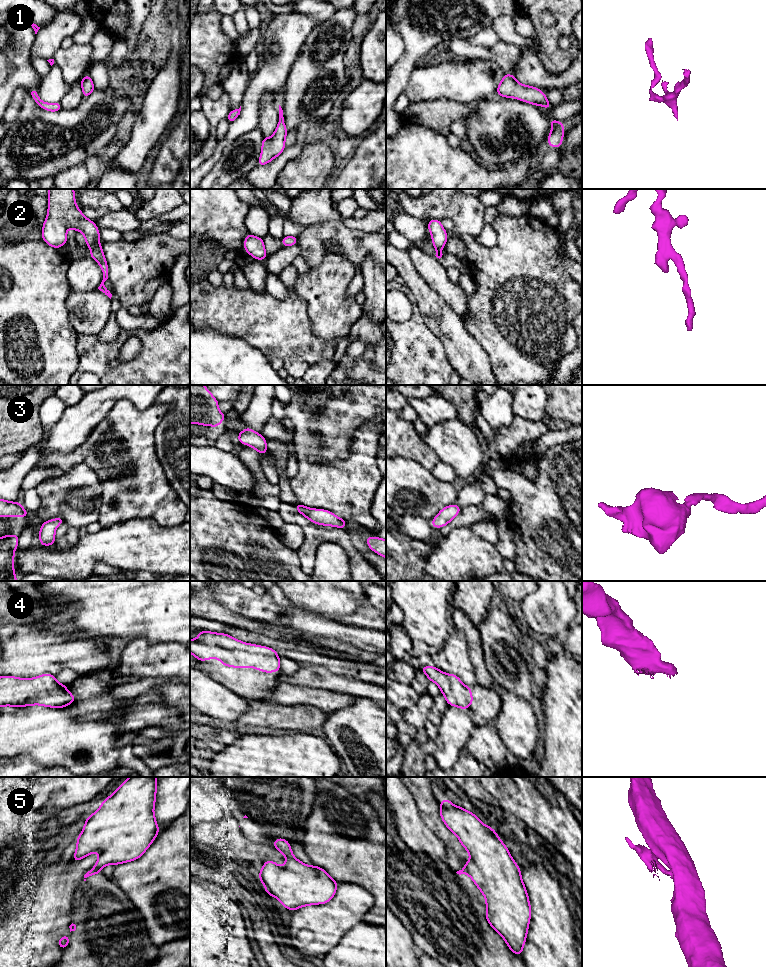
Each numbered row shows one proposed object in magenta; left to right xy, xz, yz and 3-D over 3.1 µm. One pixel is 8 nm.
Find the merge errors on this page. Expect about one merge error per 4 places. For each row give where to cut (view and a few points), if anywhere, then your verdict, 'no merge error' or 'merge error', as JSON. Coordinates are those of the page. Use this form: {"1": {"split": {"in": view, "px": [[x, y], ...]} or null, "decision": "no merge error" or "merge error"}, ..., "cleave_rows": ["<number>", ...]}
{"1": {"split": null, "decision": "no merge error"}, "2": {"split": null, "decision": "no merge error"}, "3": {"split": null, "decision": "no merge error"}, "4": {"split": null, "decision": "no merge error"}, "5": {"split": {"in": "yz", "px": [[465, 866], [470, 875]]}, "decision": "merge error"}, "cleave_rows": ["5"]}

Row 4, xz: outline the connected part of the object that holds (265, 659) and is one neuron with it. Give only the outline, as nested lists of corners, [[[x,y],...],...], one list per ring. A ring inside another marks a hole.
[[[201,630],[196,639],[190,640],[190,653],[198,661],[217,658],[224,666],[251,667],[266,673],[281,671],[279,655],[274,649],[244,643],[223,633]]]

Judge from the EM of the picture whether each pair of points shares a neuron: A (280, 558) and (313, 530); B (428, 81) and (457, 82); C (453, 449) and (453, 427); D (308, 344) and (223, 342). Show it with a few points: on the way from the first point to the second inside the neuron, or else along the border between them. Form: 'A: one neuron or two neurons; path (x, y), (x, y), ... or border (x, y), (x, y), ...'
A: two neurons; border (296, 551), (302, 570)
B: one neuron; path (435, 81), (450, 80)
C: one neuron; path (452, 444), (453, 432)
D: two neurons; border (224, 334), (242, 338), (265, 357)

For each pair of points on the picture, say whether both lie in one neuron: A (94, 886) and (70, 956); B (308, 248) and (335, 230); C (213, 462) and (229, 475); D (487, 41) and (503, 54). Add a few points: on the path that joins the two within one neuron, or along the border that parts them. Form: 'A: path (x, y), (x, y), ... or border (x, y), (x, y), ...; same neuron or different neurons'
A: path (94, 903), (94, 909), (83, 921), (83, 939); same neuron
B: path (315, 241), (321, 235), (328, 233); same neuron
C: path (217, 464), (225, 471); same neuron
D: border (499, 40), (491, 46), (477, 46), (469, 42); different neurons

